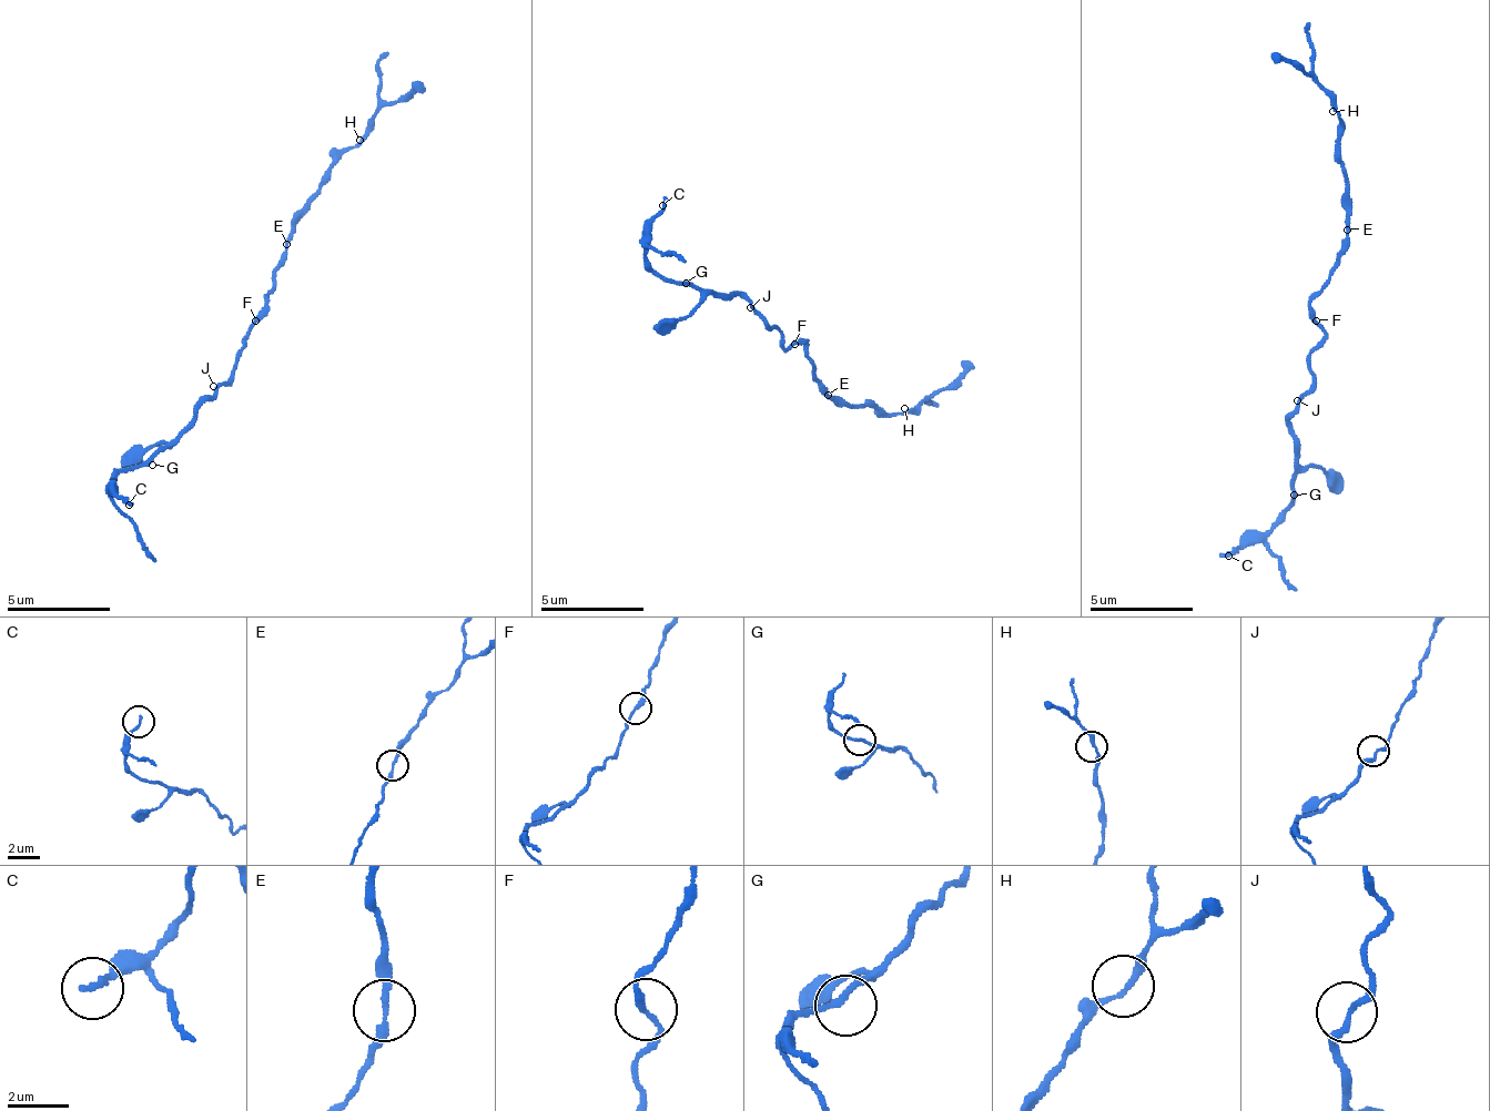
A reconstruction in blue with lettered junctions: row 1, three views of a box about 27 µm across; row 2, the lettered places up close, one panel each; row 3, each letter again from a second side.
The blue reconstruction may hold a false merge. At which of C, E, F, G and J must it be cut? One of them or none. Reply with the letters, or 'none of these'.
none of these

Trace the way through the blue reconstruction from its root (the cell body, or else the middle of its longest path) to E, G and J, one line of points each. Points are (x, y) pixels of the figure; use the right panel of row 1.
E: (1316, 325), (1316, 309), (1310, 298), (1330, 276), (1330, 266), (1340, 248), (1346, 227)
G: (1316, 325), (1321, 332), (1321, 343), (1311, 354), (1311, 386), (1291, 411), (1294, 495)
J: (1316, 325), (1321, 332), (1321, 343), (1311, 354), (1311, 386), (1297, 400)

